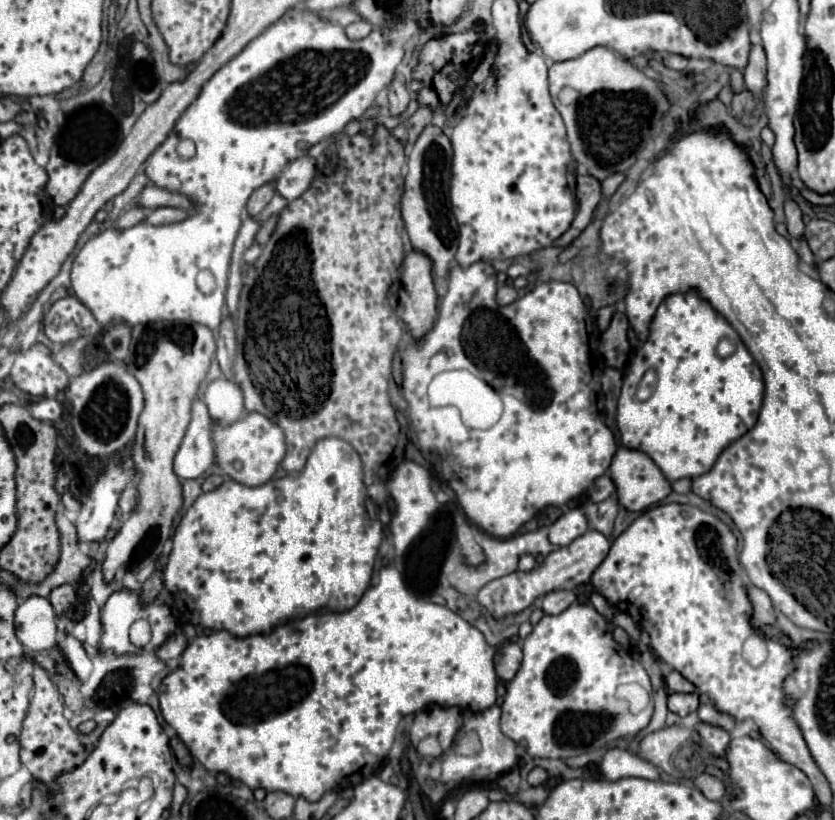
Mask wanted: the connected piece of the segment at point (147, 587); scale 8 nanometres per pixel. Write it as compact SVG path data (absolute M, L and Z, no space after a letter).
M154 570L152 576L142 584L142 598L146 602L150 602L152 598L156 598L160 592L164 590L164 582L162 582L162 572Z

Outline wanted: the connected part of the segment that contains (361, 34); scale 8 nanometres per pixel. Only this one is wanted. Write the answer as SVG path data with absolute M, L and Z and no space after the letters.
M358 20L358 22L350 24L350 26L346 26L346 36L348 36L350 40L362 40L362 38L366 38L370 32L372 32L372 24L368 24L366 20Z

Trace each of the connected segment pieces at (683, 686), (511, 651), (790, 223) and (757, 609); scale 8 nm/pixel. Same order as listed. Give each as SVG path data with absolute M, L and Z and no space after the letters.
M672 670L668 676L666 676L666 688L670 690L670 692L694 692L696 688L694 688L694 684L692 682L688 682L686 678L682 678L676 670Z
M516 642L504 646L504 652L496 654L500 656L500 666L496 664L496 674L502 678L502 680L512 680L520 662L522 662L522 650Z
M788 200L786 206L784 206L784 210L786 210L786 226L788 226L790 236L794 240L800 240L804 236L804 222L802 222L800 208L792 200Z
M748 586L748 596L754 604L754 624L760 628L760 626L772 626L776 622L776 616L774 616L774 608L772 608L772 602L768 598L768 594L760 588L754 588L754 586Z

